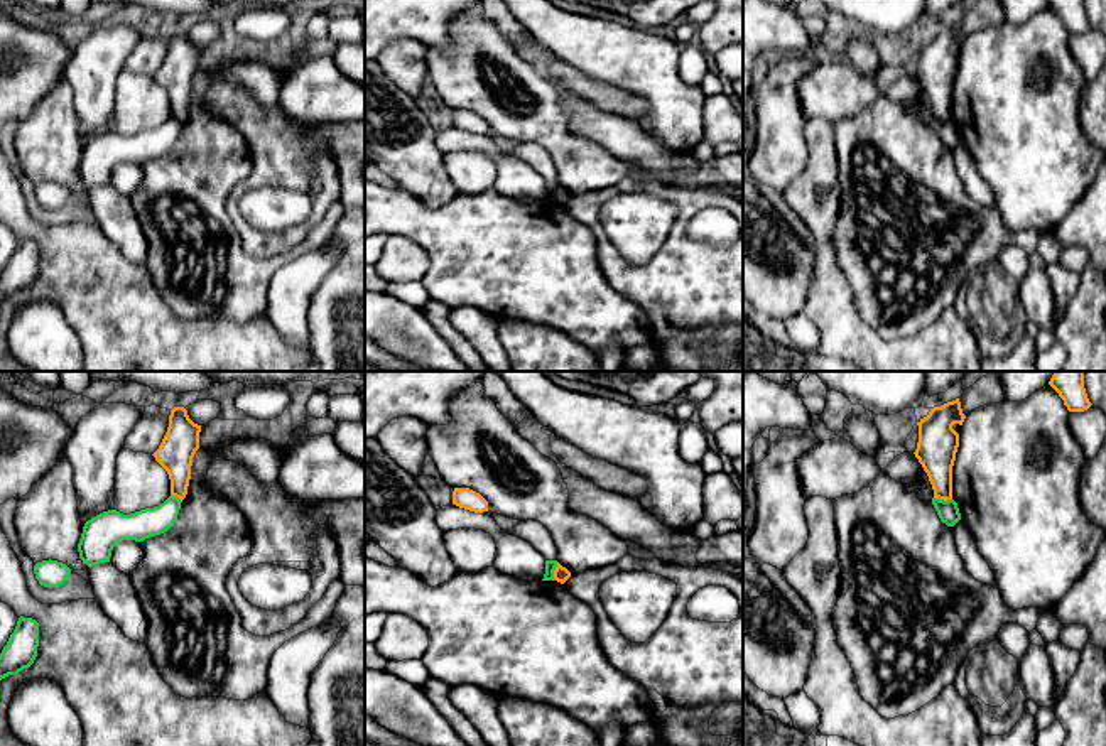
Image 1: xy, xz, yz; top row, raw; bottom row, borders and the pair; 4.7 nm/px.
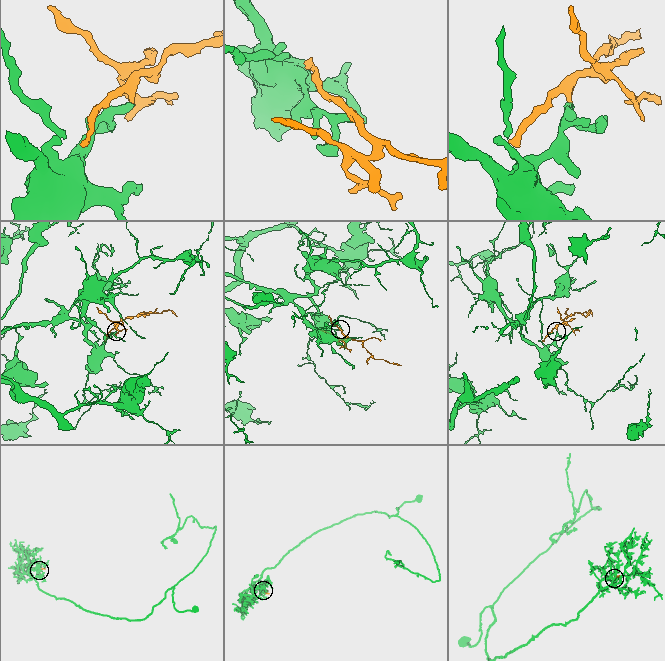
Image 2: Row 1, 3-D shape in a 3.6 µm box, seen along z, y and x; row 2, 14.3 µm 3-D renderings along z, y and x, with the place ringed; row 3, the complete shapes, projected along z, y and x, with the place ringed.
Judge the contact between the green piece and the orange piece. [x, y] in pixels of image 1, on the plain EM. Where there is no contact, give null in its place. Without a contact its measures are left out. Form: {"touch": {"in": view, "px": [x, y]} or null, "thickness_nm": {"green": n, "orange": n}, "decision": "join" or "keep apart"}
{"touch": {"in": "yz", "px": [943, 122]}, "thickness_nm": {"green": 100, "orange": 190}, "decision": "keep apart"}

